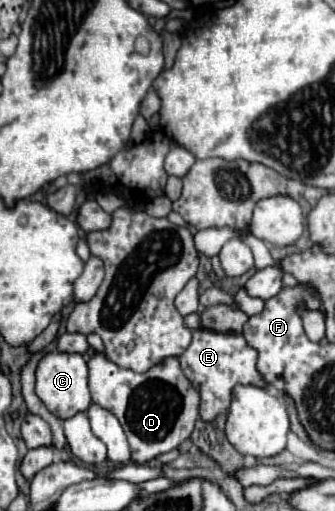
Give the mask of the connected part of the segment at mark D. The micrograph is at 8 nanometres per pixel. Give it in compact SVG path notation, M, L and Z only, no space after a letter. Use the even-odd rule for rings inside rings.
M96 354L88 362L92 402L110 410L122 424L132 450L134 464L148 464L158 454L180 446L194 430L200 396L180 370L178 358L170 356L144 374L118 368L114 362Z

